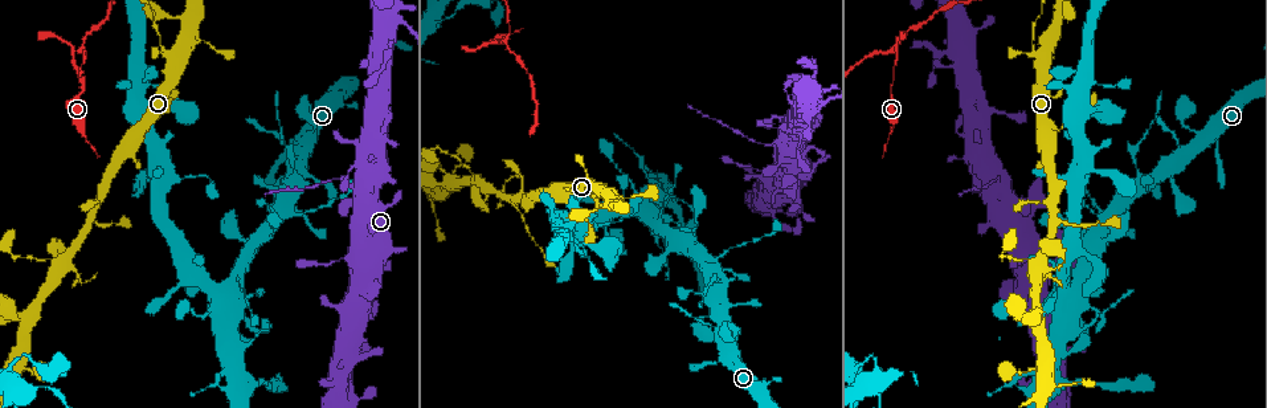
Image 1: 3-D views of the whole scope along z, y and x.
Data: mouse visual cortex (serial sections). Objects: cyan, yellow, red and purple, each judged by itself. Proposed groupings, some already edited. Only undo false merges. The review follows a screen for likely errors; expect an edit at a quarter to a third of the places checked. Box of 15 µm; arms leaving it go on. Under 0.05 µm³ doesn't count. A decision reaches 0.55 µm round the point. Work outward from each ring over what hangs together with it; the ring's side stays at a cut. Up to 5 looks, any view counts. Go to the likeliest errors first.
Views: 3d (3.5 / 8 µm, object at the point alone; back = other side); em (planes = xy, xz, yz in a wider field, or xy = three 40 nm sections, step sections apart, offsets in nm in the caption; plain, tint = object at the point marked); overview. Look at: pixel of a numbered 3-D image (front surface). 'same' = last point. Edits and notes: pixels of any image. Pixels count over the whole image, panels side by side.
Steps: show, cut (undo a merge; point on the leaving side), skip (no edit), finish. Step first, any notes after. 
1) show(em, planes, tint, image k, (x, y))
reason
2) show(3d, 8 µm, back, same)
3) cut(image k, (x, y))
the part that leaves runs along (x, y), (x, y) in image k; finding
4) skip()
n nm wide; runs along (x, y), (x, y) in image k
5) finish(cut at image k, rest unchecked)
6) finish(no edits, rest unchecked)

show(3d, 3.5 µm, back, image 1, (896, 51))
branch point

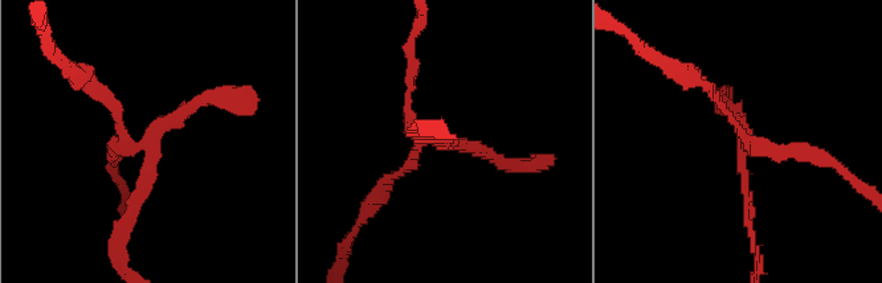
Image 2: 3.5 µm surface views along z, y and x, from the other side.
show(em, xy, step 2, tint, image 2, (447, 145))
need the tissue

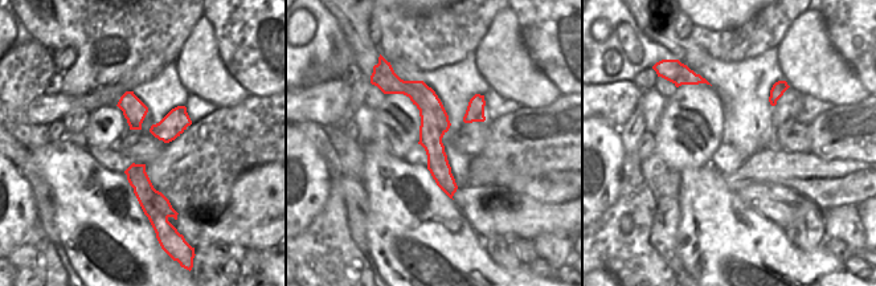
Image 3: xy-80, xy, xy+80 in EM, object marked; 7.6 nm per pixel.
cut(image 2, (780, 155))
220 nm wide; the part that leaves runs along (744, 142), (707, 85), (666, 64) in image 2; two cells meet here

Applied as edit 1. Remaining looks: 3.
show(overview)

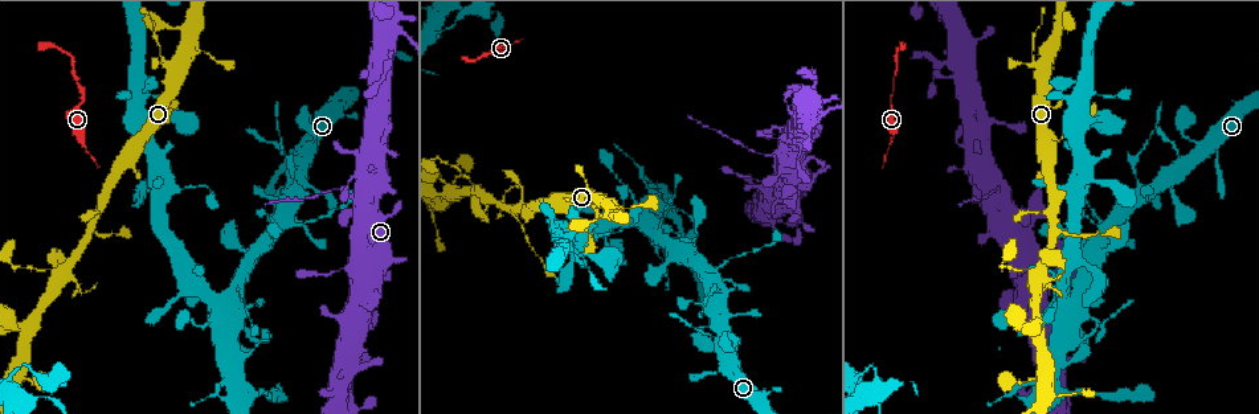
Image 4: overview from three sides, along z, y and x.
show(3d, 8 µm, image 4, (733, 358))
sharp bend

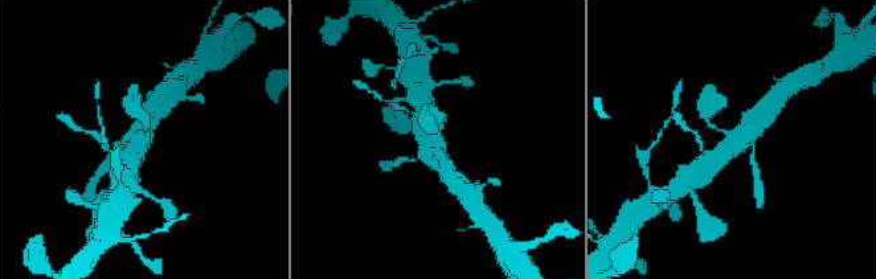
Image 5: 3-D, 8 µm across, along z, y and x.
show(em, xy, step 3, tint, image 5, (436, 135))
4 arms; arms of 150, 150, 500, 600 nm

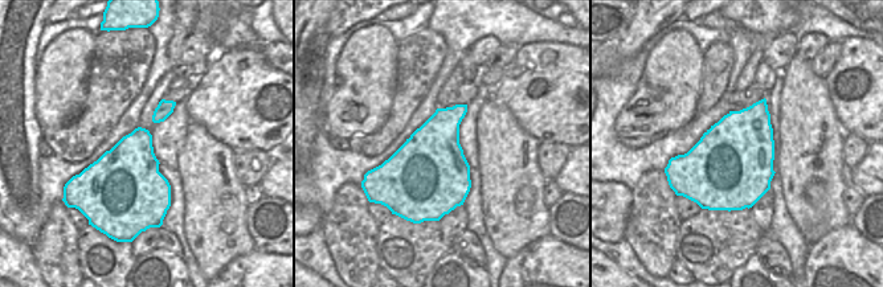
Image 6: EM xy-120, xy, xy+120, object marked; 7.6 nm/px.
skip()
all the same cell

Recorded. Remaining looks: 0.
finish(cut at image 2, rest unchecked)

